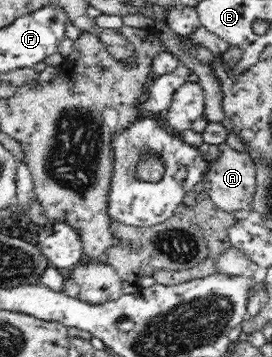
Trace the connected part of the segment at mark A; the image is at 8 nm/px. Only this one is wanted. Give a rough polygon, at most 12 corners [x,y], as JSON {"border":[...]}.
{"border":[[226,143],[203,176],[204,190],[229,213],[250,206],[256,166]]}

